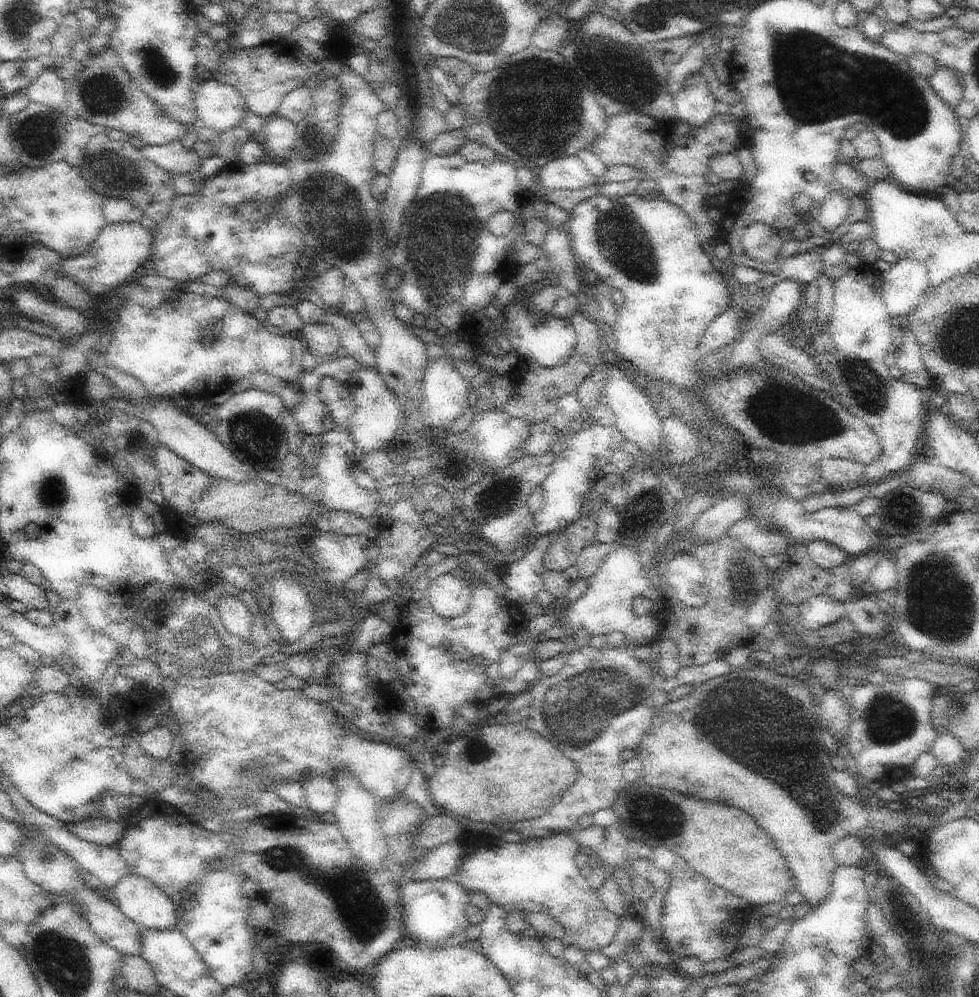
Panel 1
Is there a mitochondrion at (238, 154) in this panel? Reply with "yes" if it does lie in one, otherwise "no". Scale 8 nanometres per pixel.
no

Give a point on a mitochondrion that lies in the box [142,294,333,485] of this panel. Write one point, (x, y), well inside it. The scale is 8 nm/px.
(258, 428)

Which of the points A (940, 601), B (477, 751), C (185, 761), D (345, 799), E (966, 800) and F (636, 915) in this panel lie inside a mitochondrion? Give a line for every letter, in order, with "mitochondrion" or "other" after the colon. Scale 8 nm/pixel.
A: mitochondrion
B: mitochondrion
C: other
D: other
E: other
F: other

